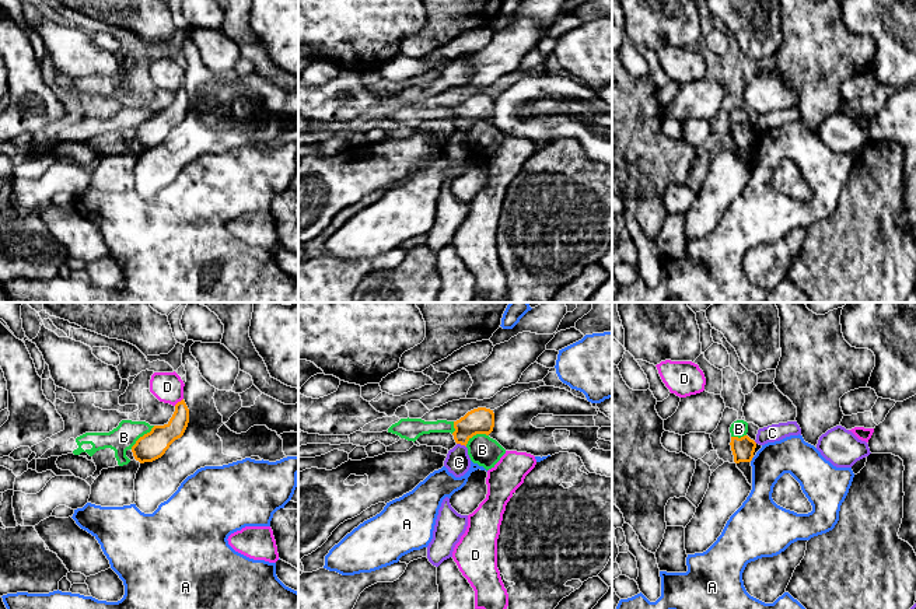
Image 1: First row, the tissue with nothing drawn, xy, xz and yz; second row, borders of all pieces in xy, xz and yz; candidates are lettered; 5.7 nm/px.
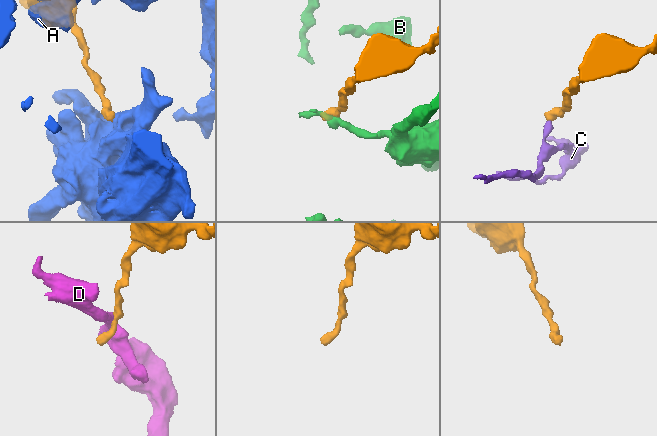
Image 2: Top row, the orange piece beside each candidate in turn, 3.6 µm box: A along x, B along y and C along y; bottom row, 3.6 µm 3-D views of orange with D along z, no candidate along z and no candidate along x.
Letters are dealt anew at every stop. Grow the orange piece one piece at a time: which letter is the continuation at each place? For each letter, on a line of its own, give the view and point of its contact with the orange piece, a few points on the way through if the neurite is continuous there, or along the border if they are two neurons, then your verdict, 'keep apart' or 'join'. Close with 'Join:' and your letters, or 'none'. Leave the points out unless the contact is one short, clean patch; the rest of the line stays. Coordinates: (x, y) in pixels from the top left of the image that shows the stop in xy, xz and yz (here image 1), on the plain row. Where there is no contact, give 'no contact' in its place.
A: yz (751, 146) | keep apart
B: xy (143, 122) | along xy (154, 112), (130, 135) | keep apart
C: xz (461, 130) | along xz (457, 129), (465, 133) | keep apart
D: xy (178, 88) | along xy (182, 84), (174, 91) | keep apart
Join: none

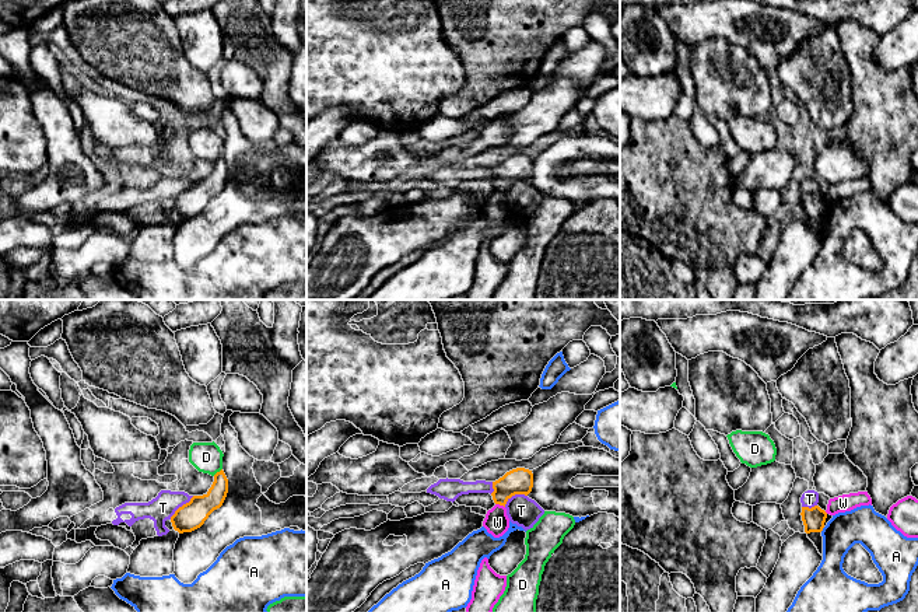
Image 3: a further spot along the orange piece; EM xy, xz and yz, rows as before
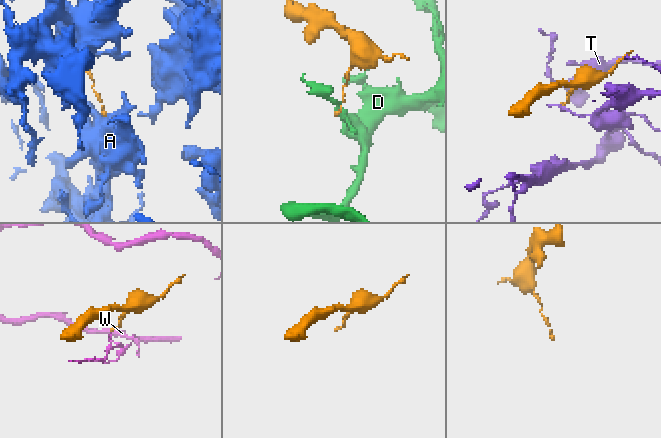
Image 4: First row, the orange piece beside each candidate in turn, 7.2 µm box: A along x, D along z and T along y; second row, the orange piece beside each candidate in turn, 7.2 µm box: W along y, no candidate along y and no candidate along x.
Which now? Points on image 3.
A: yz (822, 216) | keep apart
D: xy (217, 158) | along xy (221, 154), (213, 161) | keep apart
T: xy (182, 192) | along xy (193, 182), (170, 205) | keep apart
W: xz (500, 191) | along xz (496, 189), (504, 193) | keep apart
Join: none

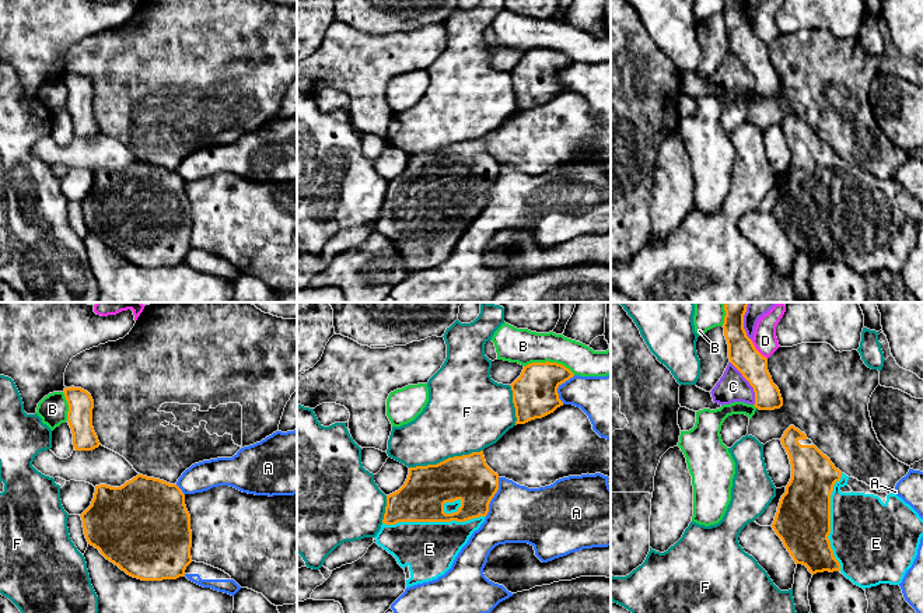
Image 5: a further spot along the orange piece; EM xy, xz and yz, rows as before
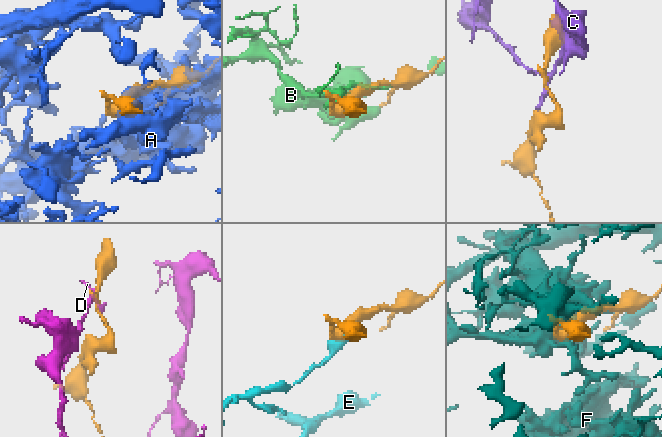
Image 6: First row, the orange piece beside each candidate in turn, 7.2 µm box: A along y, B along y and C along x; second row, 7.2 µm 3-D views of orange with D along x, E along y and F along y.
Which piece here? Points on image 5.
A: xz (493, 182) | keep apart
B: xz (548, 48) | keep apart
C: yz (750, 70) | keep apart
D: yz (757, 37) | along yz (751, 27), (766, 45) | keep apart
E: xz (433, 207) | join
F: xz (446, 146) | keep apart
Join: E

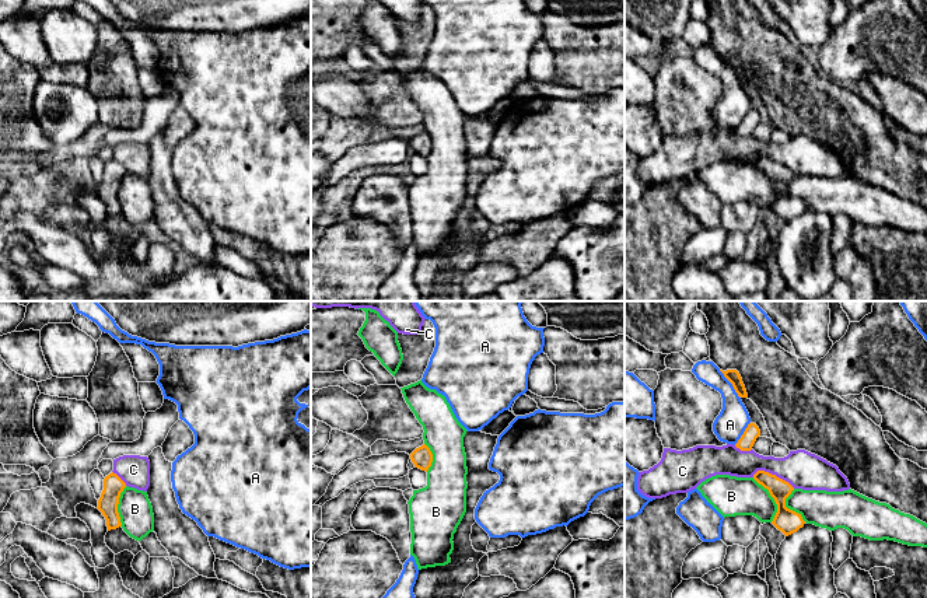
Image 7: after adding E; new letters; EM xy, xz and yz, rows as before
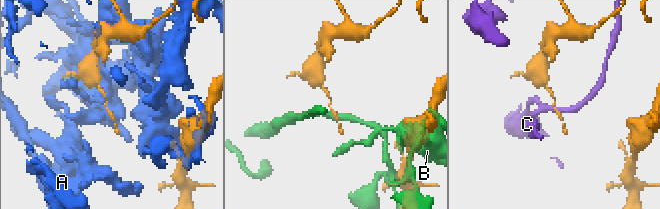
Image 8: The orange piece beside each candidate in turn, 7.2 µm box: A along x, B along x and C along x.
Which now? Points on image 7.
A: yz (731, 69) | keep apart
B: yz (773, 184) | keep apart
C: yz (773, 161) | along yz (752, 161), (758, 157), (768, 157), (787, 167), (794, 174) | keep apart
Join: none

